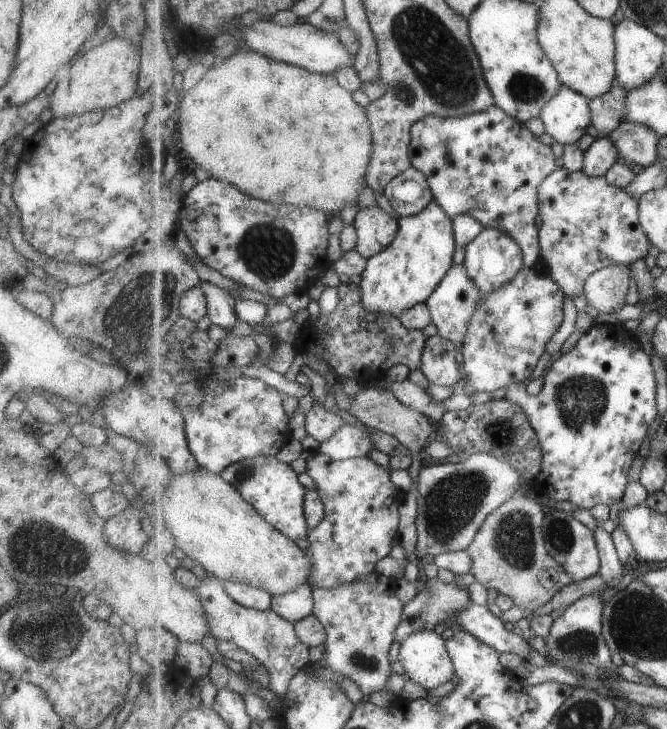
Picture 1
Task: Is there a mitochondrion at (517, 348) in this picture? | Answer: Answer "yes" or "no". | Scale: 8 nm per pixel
no

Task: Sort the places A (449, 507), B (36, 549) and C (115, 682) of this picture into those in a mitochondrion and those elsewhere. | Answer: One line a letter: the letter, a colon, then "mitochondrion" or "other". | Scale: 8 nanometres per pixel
A: mitochondrion
B: mitochondrion
C: other

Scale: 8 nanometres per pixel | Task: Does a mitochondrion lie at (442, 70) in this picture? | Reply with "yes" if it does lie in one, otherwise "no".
yes

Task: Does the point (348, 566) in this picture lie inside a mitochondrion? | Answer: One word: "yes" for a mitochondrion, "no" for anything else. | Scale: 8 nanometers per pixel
no

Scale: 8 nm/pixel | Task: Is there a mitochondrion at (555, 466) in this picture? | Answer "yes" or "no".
no

